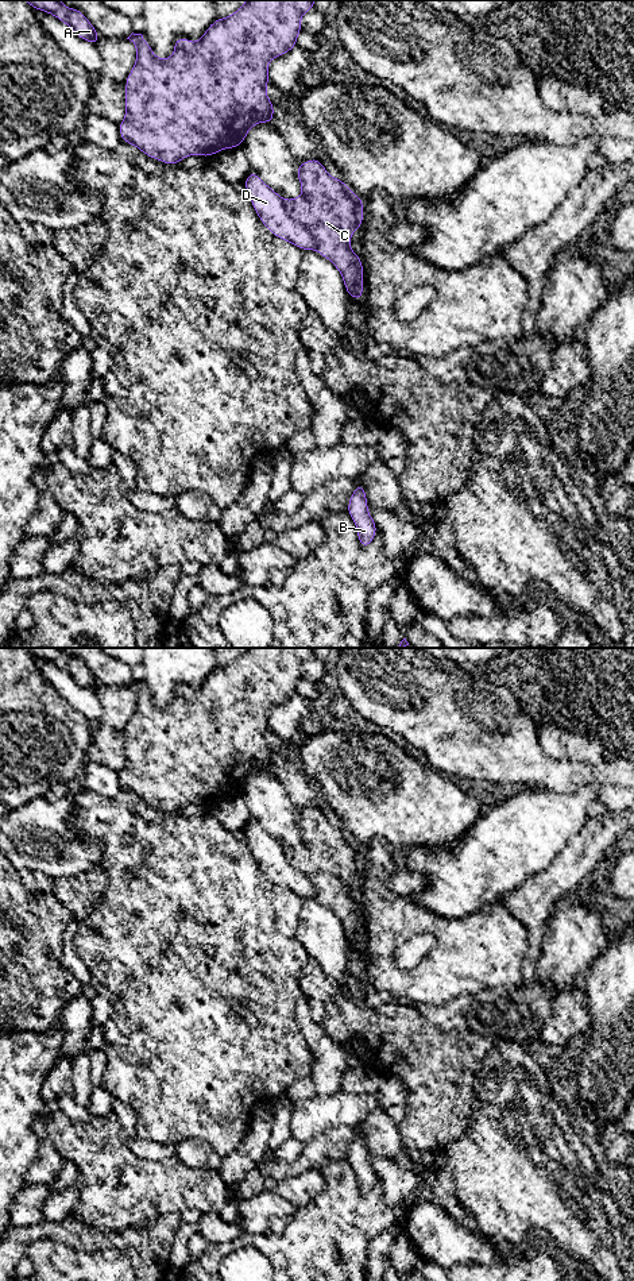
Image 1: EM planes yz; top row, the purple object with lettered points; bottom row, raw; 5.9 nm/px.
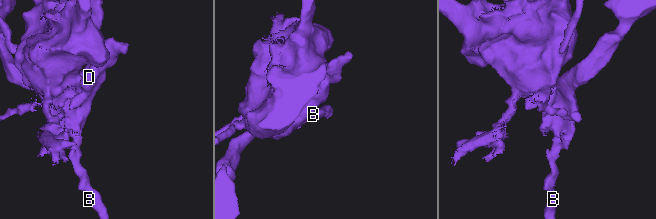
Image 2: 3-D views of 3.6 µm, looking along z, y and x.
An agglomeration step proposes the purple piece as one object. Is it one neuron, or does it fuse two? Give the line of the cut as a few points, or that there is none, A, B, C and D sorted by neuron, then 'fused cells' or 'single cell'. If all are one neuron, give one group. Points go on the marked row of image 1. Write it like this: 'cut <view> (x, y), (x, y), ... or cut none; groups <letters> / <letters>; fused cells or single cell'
cut yz (282, 200), (285, 212), (308, 232), (316, 249); groups A B C / D; fused cells

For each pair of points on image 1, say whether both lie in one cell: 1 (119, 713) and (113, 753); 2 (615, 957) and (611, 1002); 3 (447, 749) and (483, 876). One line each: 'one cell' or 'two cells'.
1: one cell
2: one cell
3: two cells

